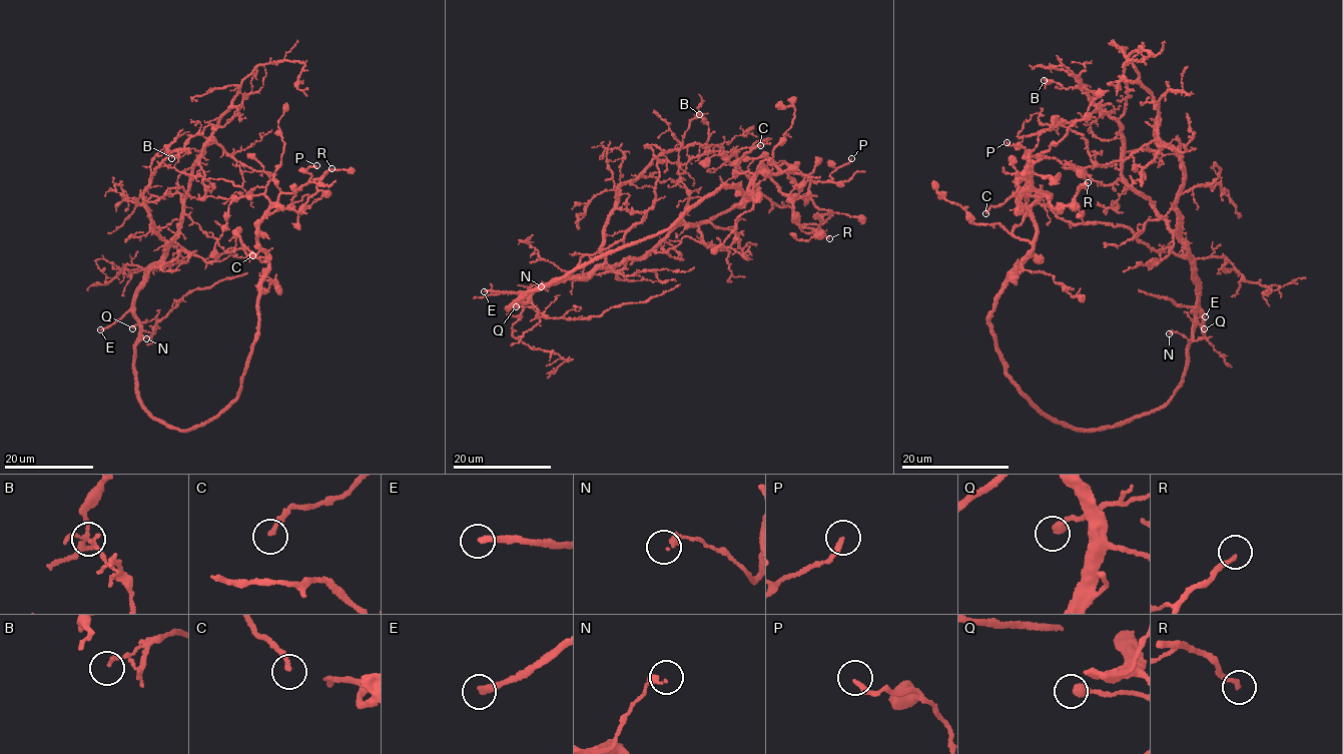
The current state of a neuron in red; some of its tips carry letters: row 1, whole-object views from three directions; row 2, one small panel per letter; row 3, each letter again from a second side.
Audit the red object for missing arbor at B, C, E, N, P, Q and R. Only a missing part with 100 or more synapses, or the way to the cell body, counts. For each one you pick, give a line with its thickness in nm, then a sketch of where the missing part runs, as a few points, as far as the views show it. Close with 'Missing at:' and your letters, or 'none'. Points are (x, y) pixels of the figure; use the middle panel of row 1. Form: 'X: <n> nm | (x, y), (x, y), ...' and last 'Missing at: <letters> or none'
E: 280 nm
Missing at: E

